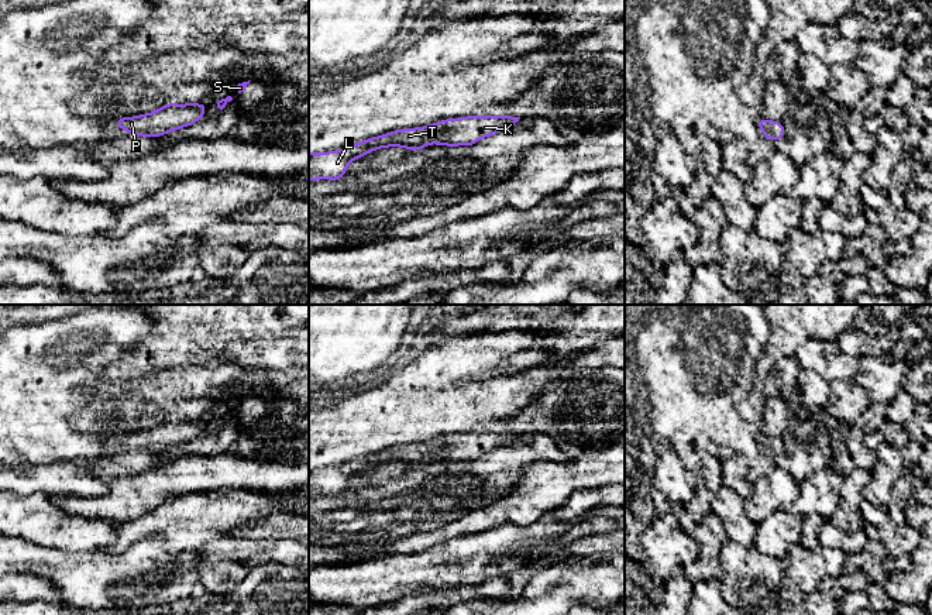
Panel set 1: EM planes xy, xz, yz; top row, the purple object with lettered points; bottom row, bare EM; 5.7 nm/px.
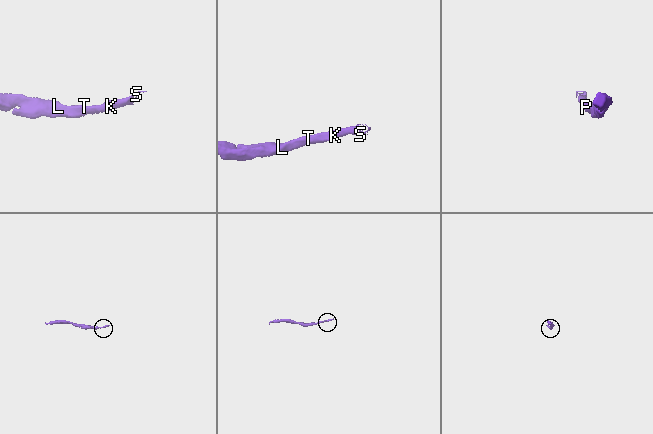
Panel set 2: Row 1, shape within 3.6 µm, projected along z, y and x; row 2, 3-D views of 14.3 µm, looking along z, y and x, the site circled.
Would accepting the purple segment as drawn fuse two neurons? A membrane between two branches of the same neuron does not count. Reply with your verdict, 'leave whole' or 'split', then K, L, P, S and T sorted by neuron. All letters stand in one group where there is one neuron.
leave whole; K L P S T

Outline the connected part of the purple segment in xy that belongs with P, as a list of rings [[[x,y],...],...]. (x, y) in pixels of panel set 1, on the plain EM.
[[[165,419],[157,427],[137,433],[121,433],[114,437],[118,444],[127,446],[131,451],[159,453],[176,444],[197,439],[206,429],[206,420],[172,420]]]

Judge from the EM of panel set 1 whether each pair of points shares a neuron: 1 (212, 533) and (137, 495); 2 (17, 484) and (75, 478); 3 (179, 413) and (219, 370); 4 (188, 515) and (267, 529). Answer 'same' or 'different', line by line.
1: different
2: same
3: same
4: different

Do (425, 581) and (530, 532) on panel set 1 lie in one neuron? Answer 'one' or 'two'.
one

